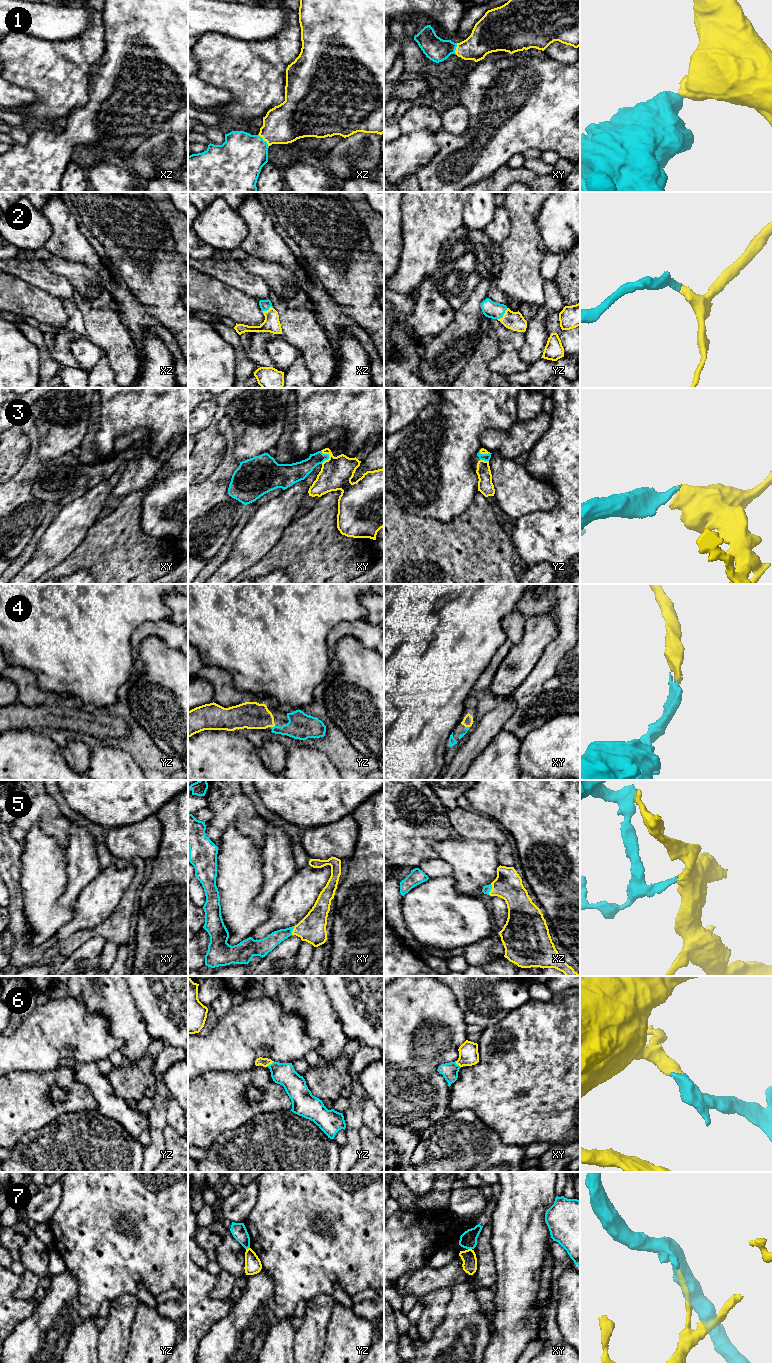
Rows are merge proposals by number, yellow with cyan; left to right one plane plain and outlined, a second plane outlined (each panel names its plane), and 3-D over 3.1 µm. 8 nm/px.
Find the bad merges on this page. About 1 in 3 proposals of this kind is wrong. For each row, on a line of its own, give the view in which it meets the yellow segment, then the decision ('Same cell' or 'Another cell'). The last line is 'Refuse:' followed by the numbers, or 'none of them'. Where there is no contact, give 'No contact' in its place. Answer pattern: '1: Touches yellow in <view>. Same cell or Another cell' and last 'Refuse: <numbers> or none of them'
1: Touches yellow in xz. Same cell
2: Touches yellow in yz. Same cell
3: Touches yellow in xy. Same cell
4: Touches yellow in yz. Same cell
5: Touches yellow in xz. Same cell
6: Touches yellow in yz. Same cell
7: Touches yellow in yz. Another cell
Refuse: 7

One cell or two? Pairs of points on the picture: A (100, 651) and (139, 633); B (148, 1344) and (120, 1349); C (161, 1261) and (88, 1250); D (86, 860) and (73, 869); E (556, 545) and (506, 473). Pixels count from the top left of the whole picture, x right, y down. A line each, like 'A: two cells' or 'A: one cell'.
A: two cells
B: two cells
C: one cell
D: one cell
E: two cells

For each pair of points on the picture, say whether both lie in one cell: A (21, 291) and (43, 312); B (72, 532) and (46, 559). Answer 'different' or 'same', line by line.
A: same
B: same

